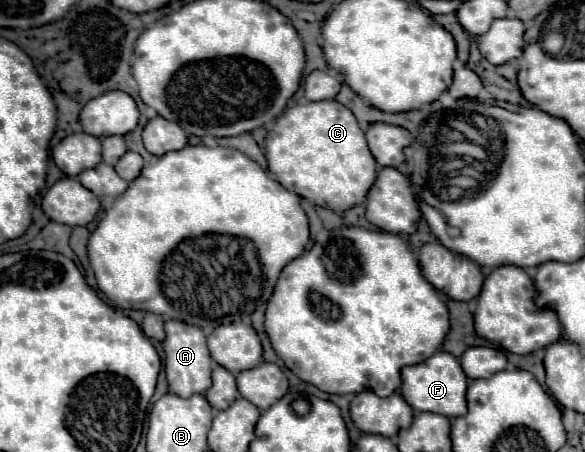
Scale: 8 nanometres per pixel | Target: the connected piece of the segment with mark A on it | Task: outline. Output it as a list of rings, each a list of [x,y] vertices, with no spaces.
[[[165,321],[165,373],[169,389],[179,397],[191,397],[193,393],[205,393],[211,387],[211,357],[207,351],[205,335],[195,325],[185,325],[179,321]]]

